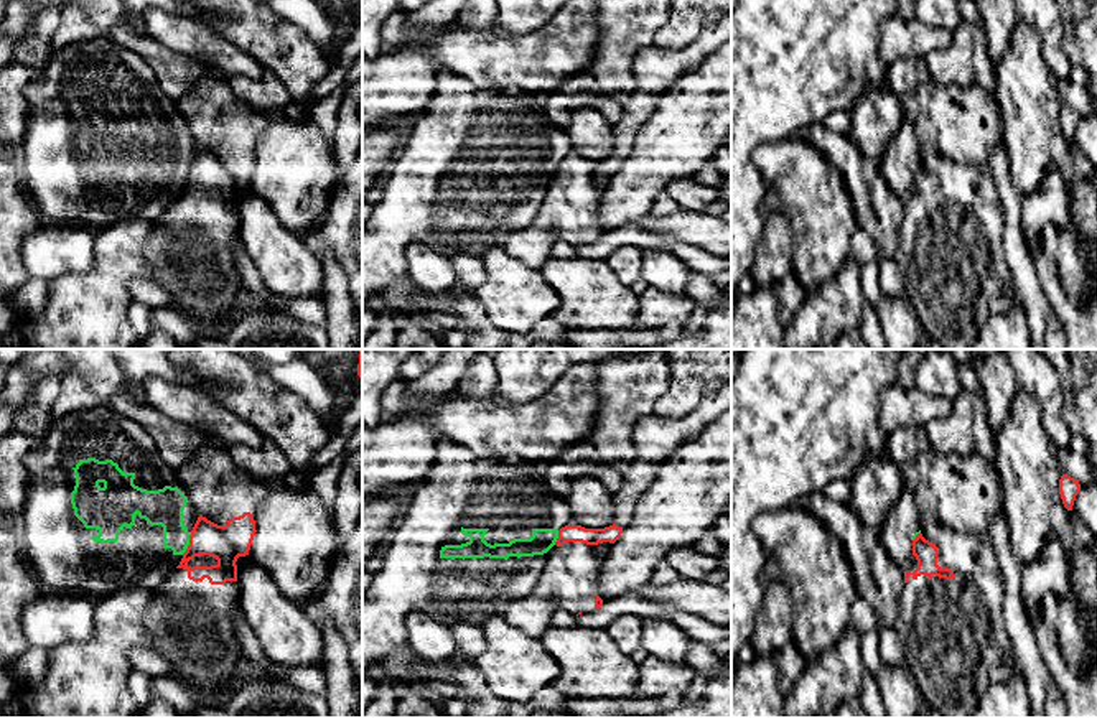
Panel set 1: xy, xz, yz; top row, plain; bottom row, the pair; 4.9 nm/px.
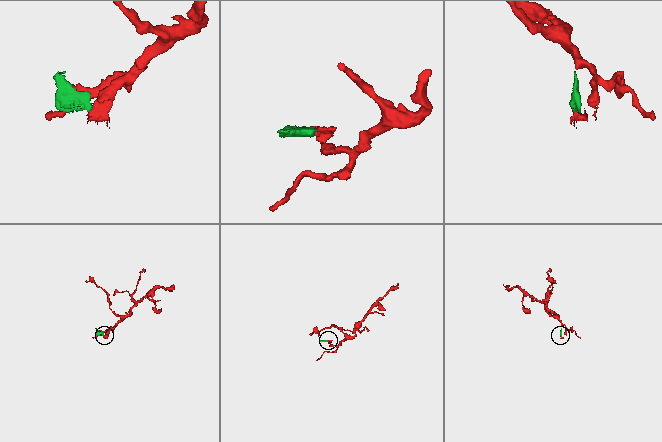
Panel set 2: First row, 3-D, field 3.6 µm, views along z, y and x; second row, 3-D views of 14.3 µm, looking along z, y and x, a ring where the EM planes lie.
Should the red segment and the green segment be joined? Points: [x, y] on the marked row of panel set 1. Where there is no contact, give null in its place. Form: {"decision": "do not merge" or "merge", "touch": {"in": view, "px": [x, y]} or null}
{"decision": "do not merge", "touch": {"in": "xy", "px": [190, 544]}}

